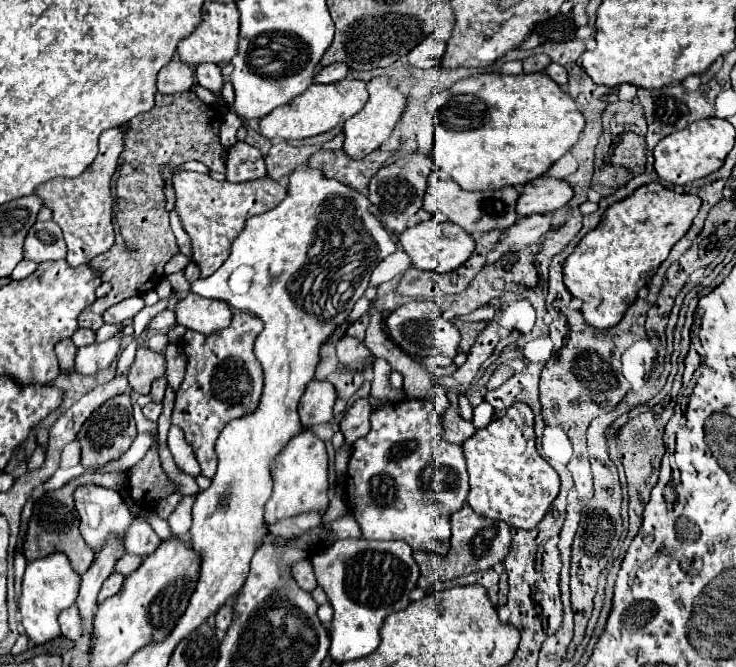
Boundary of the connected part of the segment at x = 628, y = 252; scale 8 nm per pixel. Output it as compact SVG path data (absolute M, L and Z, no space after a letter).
M651 182L605 210L599 226L583 236L563 266L563 282L571 296L583 302L581 314L589 326L607 330L621 322L637 292L651 282L673 244L691 228L699 206L699 196L679 194Z

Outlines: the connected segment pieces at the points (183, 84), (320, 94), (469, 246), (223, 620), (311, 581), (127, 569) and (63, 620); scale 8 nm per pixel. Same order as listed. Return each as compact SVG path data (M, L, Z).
M169 62L157 78L159 92L183 92L191 90L193 86L193 72L185 62Z
M341 80L333 84L311 84L303 96L295 98L291 104L285 104L283 108L275 108L271 116L265 116L259 120L259 132L263 138L283 138L283 140L301 140L309 136L317 136L323 132L333 130L335 126L341 126L345 120L349 120L353 114L357 114L367 102L367 90L363 80Z
M433 218L401 232L399 244L403 244L403 250L409 254L411 264L415 268L433 270L433 272L451 272L459 268L459 264L463 264L467 256L471 256L475 250L475 240L463 228L459 228L453 222L437 222Z
M233 598L229 600L227 606L223 606L223 608L215 614L215 628L217 628L219 632L225 632L225 630L229 628L229 624L231 624L231 616L233 616L233 612L231 612L231 602L233 602Z
M305 560L293 564L293 578L295 578L297 584L299 584L303 590L307 590L307 592L313 592L313 588L317 586L315 572L313 572L311 564L305 564Z
M123 554L123 556L117 560L117 564L115 564L115 570L117 570L119 574L123 574L123 576L129 576L133 570L137 570L137 566L139 566L141 562L143 562L143 560L141 560L139 556Z
M71 606L59 614L59 628L61 628L61 634L73 642L81 636L83 624L81 624L81 616L79 616L77 606Z

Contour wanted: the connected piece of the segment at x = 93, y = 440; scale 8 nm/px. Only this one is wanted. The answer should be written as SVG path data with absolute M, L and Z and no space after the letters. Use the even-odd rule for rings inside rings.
M119 394L111 400L107 400L107 404L99 406L83 424L83 428L79 430L79 444L81 444L81 464L85 468L99 468L103 464L107 464L109 460L119 458L135 440L137 436L137 428L135 428L135 420L133 420L133 408L131 408L131 396L129 394Z

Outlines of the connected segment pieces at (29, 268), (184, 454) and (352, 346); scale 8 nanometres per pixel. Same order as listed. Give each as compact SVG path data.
M21 260L21 262L15 266L15 270L11 272L11 278L13 278L13 280L23 280L23 278L27 278L35 268L37 268L35 262L31 262L31 260Z
M171 426L171 428L169 428L169 440L167 440L167 444L169 444L169 450L171 450L173 458L175 458L175 464L177 464L183 472L187 472L189 476L197 476L197 474L201 472L199 462L197 462L197 458L195 458L195 452L193 452L193 448L187 444L187 440L185 440L181 428L177 428L177 426Z
M343 336L337 342L335 350L337 350L337 358L343 364L347 364L347 366L351 366L351 370L359 370L359 372L365 370L365 360L371 356L367 346L353 336Z

